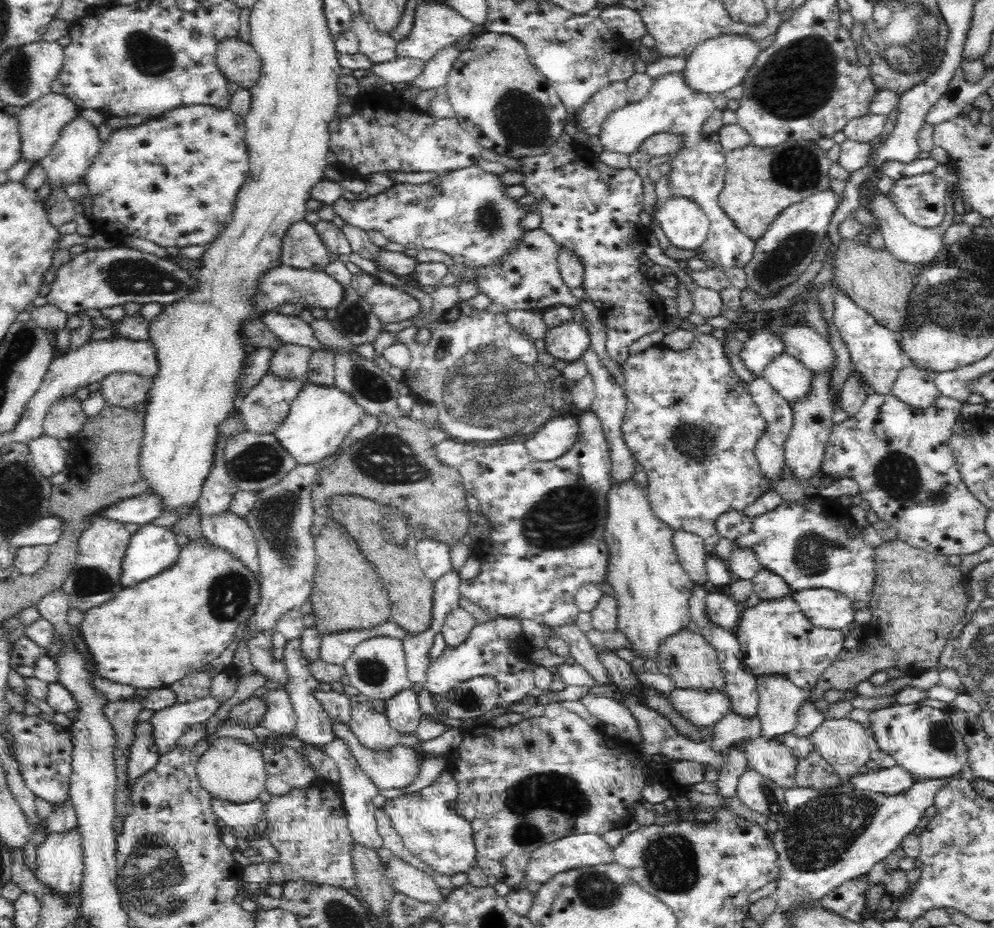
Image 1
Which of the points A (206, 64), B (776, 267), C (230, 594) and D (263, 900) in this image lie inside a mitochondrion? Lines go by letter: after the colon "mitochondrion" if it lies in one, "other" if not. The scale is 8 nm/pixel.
A: other
B: mitochondrion
C: mitochondrion
D: other

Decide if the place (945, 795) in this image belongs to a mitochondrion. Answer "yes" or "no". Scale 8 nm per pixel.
no

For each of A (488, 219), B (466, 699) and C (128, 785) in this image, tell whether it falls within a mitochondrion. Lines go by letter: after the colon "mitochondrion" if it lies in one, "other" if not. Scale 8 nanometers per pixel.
A: mitochondrion
B: mitochondrion
C: other

